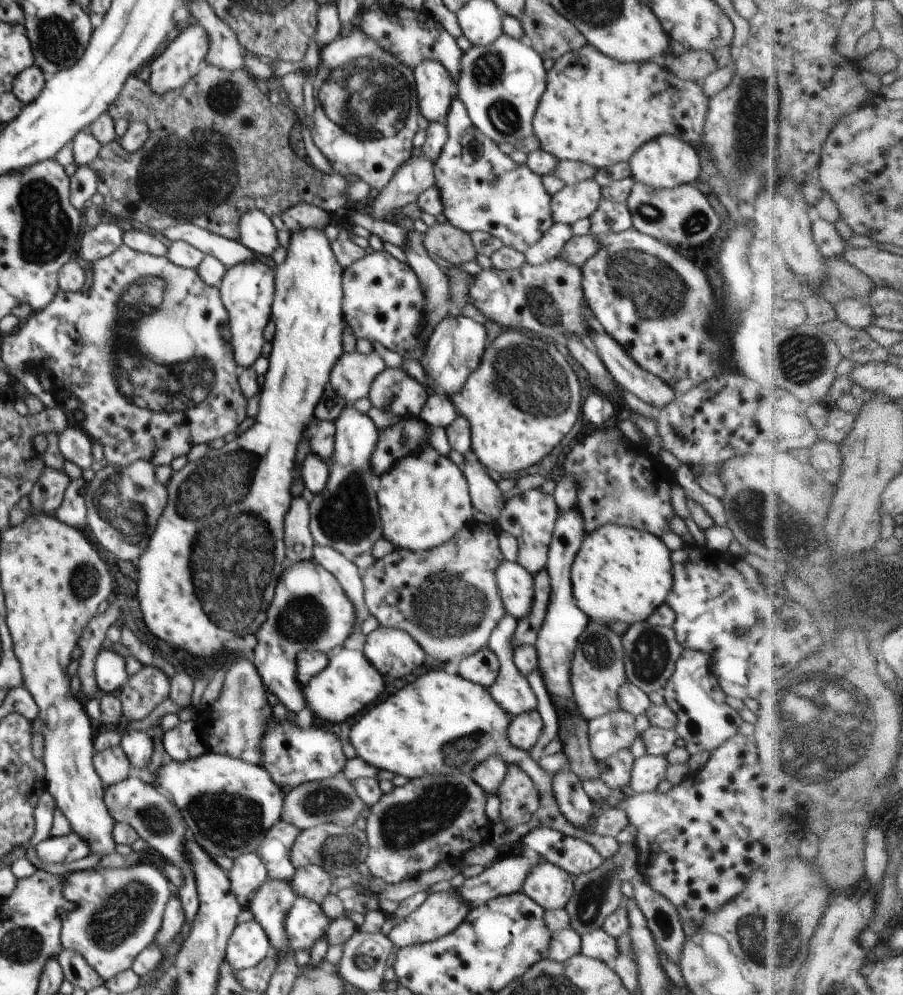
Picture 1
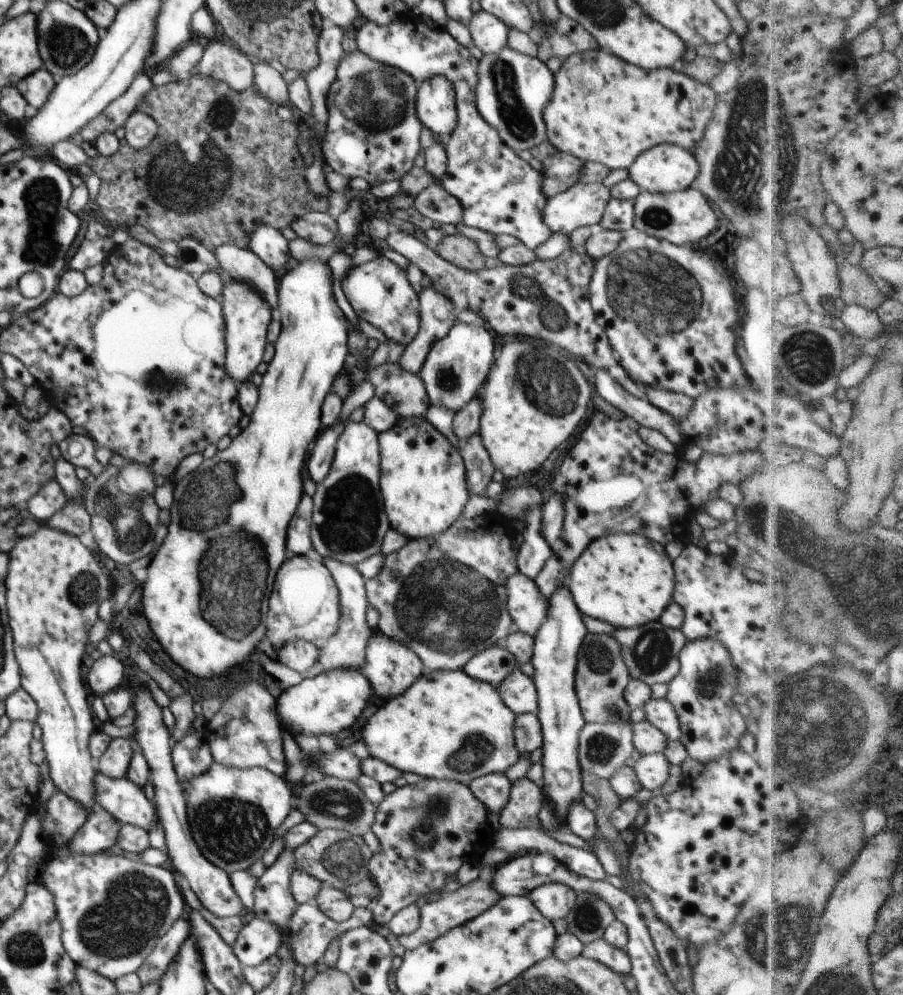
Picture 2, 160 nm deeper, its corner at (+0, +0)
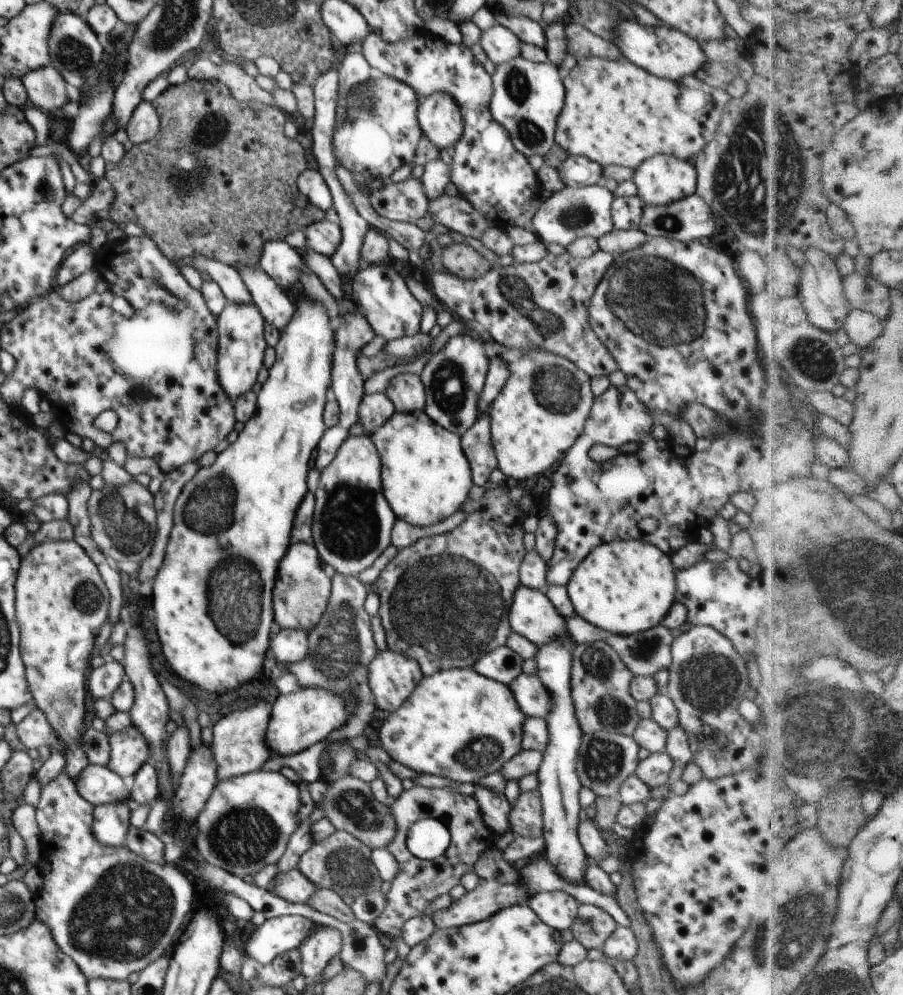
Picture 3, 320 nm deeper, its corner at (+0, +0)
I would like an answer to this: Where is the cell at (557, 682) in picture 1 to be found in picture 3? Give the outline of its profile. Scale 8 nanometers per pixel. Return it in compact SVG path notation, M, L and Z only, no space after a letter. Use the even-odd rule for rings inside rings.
M569 633L537 649L537 675L540 682L551 694L552 708L547 714L546 722L549 732L549 743L544 750L543 759L537 772L542 803L543 839L545 848L543 856L554 867L554 870L568 883L579 885L585 882L585 874L591 861L584 852L577 833L580 819L580 788L583 784L577 775L577 756L581 745L582 729L575 717L571 695L571 666L574 640Z

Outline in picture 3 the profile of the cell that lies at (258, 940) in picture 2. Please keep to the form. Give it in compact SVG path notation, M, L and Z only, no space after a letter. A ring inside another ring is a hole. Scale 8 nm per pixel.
M300 915L265 919L246 941L244 953L260 964L268 964L279 954L297 949L314 929L315 922Z

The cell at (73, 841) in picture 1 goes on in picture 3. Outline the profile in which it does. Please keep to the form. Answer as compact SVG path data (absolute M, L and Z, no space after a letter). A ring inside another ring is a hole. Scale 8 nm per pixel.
M118 801L93 807L92 830L95 839L106 846L119 847L124 844L129 829L130 802Z

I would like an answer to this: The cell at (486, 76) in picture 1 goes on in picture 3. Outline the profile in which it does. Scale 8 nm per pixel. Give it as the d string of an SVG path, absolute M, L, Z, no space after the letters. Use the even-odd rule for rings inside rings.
M522 56L495 67L496 71L491 76L493 93L489 104L494 120L509 132L516 150L527 157L534 156L534 154L543 157L548 154L548 150L552 148L552 145L556 144L555 130L558 115L562 112L565 103L565 86L563 80L560 79L558 67L550 62L535 63L526 60Z

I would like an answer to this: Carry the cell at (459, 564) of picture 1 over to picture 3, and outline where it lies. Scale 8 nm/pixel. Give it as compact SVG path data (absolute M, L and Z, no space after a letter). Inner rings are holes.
M510 483L489 485L486 487L482 498L483 507L472 514L469 514L456 528L453 528L444 535L434 535L417 540L409 547L398 549L396 556L388 563L386 568L380 573L378 578L368 586L369 592L374 592L380 597L379 615L386 633L387 648L391 651L402 653L418 662L423 676L432 676L436 672L444 669L454 669L460 667L472 667L477 660L480 660L487 652L492 652L495 648L507 644L507 638L513 631L509 623L509 612L511 601L514 600L515 592L521 585L519 579L519 568L527 553L522 543L522 536L526 533L523 524L527 515L523 508L517 503L516 491Z

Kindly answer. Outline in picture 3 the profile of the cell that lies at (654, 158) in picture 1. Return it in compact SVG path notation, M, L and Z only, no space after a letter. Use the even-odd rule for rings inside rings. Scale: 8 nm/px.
M656 155L635 169L633 181L644 204L662 206L693 195L697 172L692 161Z

